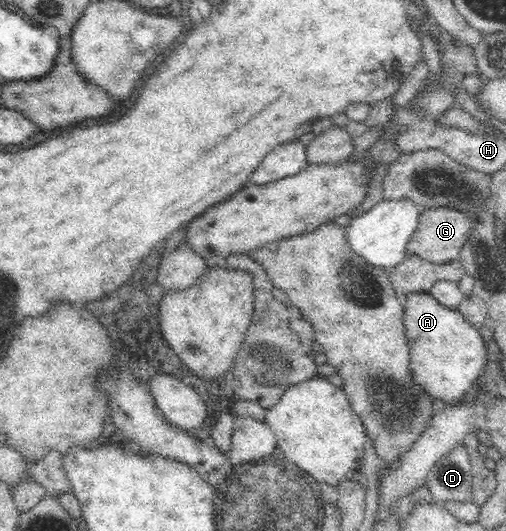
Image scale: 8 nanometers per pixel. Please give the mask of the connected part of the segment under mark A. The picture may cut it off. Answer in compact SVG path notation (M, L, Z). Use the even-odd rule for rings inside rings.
M410 291L402 295L404 338L408 346L408 375L440 405L459 403L483 371L486 356L480 333L454 309L440 305L429 292Z

